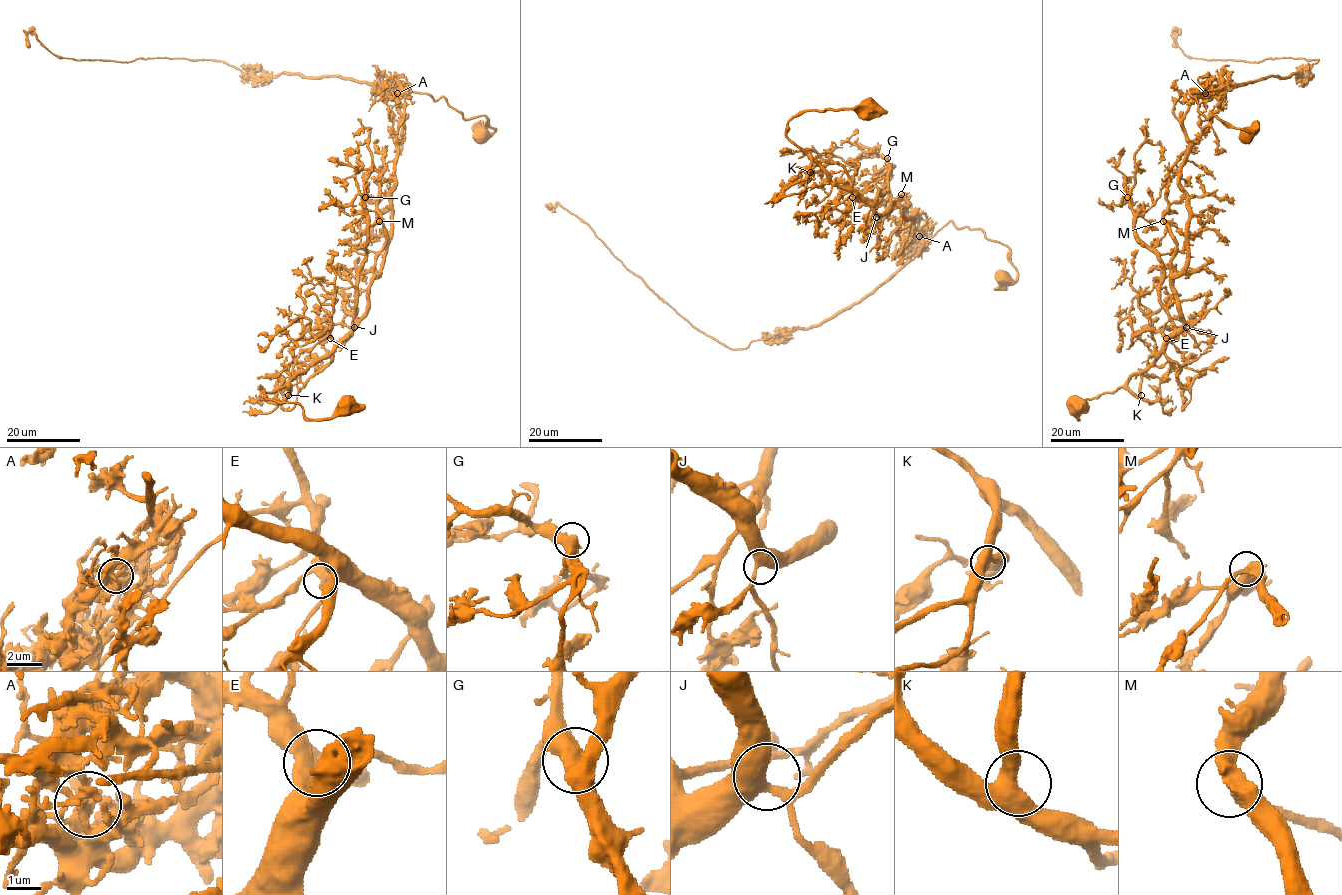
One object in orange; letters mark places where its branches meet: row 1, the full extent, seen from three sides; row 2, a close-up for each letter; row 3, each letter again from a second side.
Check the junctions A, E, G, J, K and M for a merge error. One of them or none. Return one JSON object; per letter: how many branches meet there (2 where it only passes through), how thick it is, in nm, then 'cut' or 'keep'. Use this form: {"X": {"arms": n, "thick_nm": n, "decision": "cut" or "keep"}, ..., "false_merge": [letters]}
{"A": {"arms": 3, "thick_nm": 240, "decision": "cut"}, "E": {"arms": 3, "thick_nm": 360, "decision": "keep"}, "G": {"arms": 3, "thick_nm": 480, "decision": "keep"}, "J": {"arms": 3, "thick_nm": 440, "decision": "keep"}, "K": {"arms": 3, "thick_nm": 440, "decision": "keep"}, "M": {"arms": 3, "thick_nm": 300, "decision": "keep"}, "false_merge": ["A"]}

